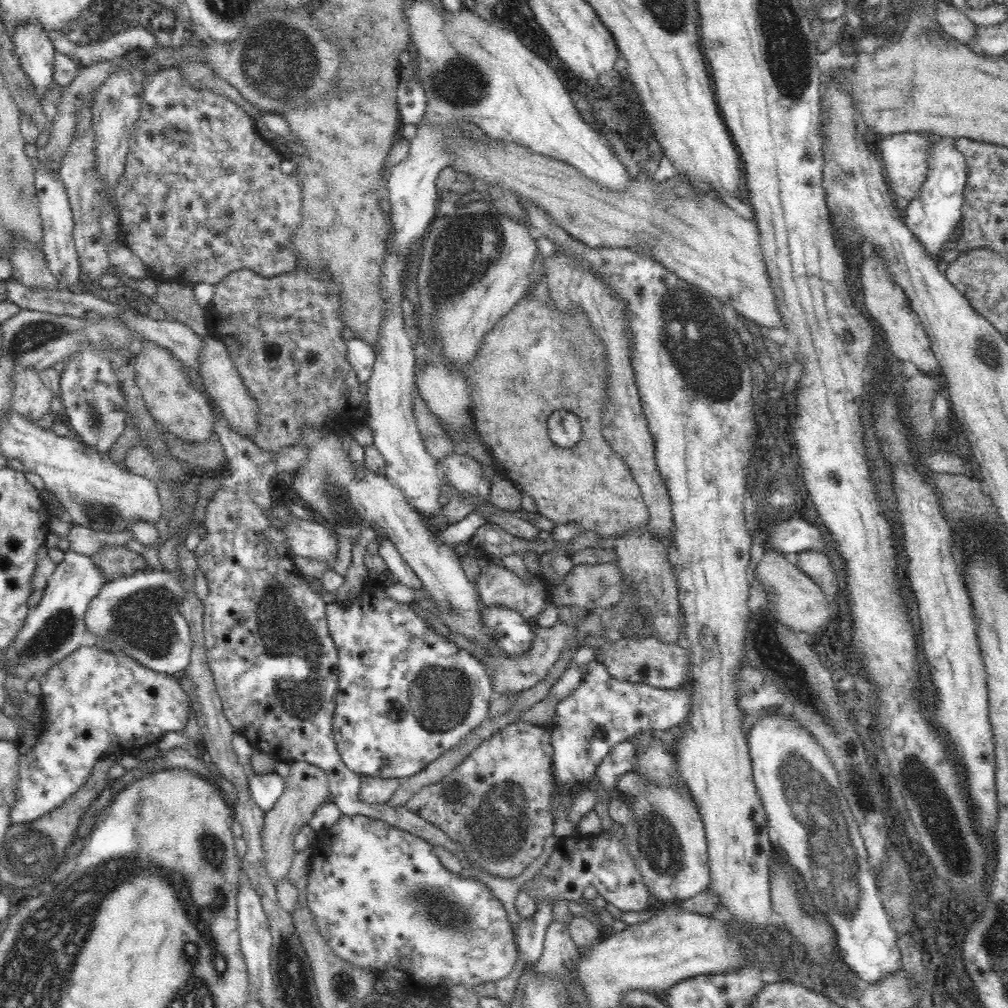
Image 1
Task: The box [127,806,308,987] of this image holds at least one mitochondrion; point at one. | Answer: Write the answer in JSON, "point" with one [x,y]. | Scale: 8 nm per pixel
{"point":[211,839]}

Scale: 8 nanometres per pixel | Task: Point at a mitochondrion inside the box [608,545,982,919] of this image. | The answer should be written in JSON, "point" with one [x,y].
{"point":[931,803]}

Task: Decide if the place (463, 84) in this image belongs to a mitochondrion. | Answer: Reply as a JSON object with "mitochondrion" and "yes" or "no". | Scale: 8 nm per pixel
{"mitochondrion":"yes"}

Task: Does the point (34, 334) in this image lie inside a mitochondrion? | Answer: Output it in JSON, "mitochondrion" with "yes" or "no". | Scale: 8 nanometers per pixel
{"mitochondrion":"yes"}

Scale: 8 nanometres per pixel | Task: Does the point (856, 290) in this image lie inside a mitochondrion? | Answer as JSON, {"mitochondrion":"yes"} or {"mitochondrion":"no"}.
{"mitochondrion":"no"}

